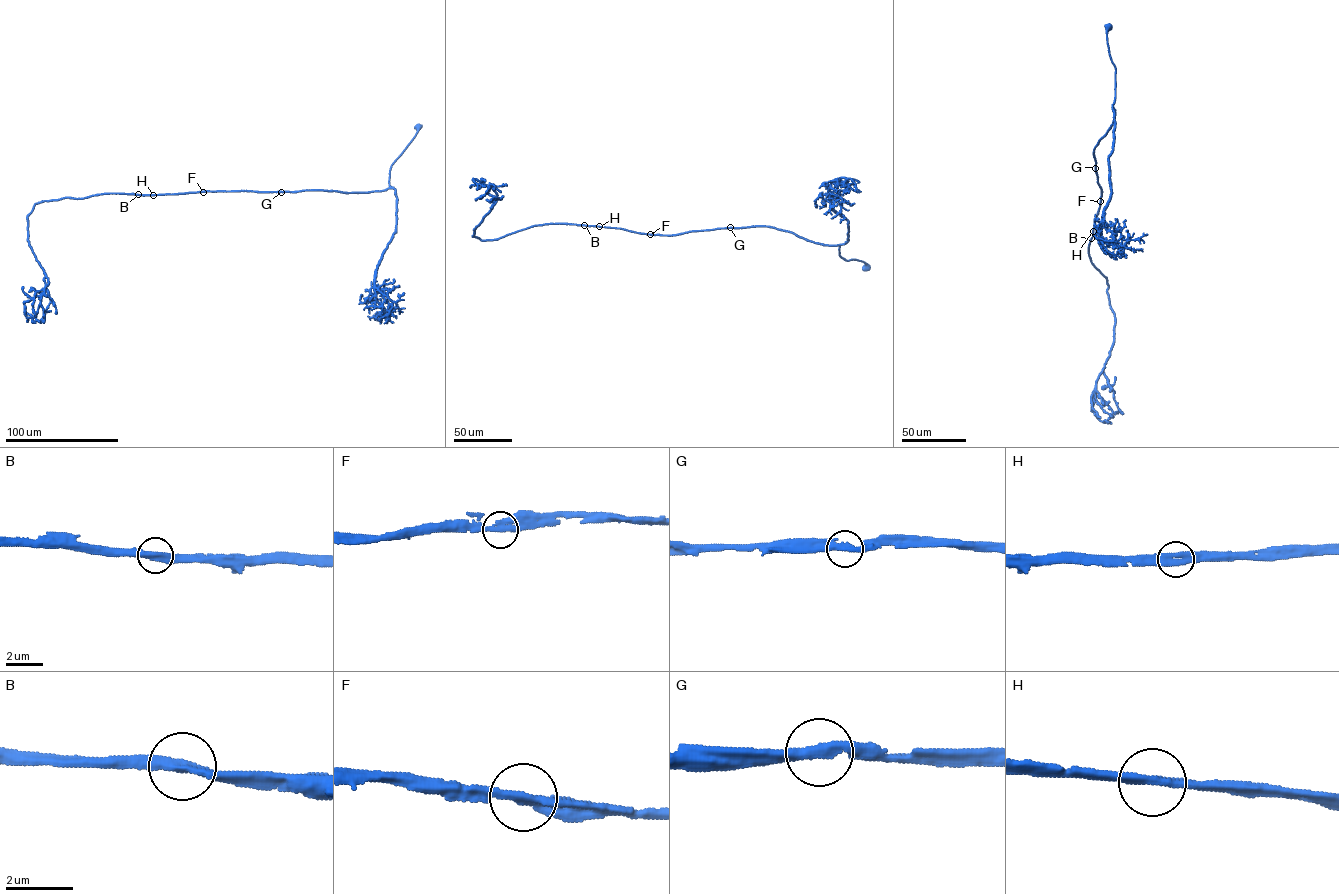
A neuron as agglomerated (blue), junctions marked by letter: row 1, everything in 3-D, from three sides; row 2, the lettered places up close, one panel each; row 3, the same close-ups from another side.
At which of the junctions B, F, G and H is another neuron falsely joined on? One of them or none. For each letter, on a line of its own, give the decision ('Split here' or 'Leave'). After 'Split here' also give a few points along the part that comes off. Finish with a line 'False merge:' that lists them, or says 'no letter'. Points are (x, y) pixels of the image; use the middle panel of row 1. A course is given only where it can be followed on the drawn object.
B: Leave
F: Leave
G: Leave
H: Leave
False merge: no letter

